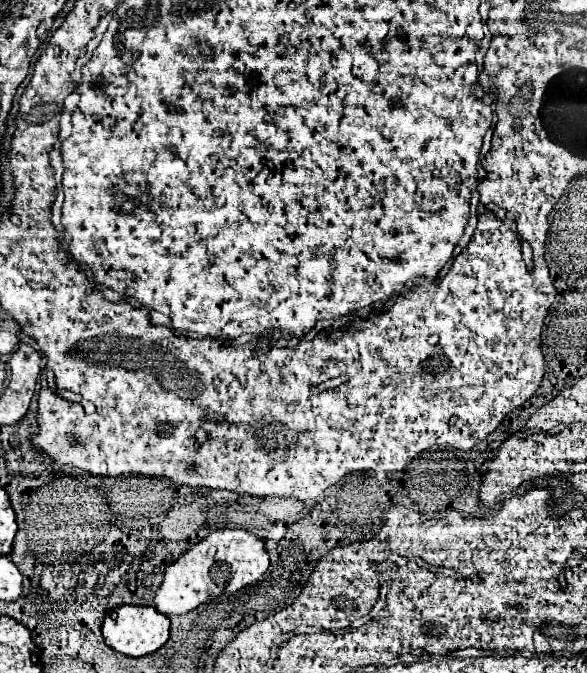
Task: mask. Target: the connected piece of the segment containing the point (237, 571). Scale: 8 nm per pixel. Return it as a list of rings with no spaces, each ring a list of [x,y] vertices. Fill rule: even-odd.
[[[217,529],[209,533],[199,543],[191,545],[187,551],[179,555],[177,561],[165,567],[163,583],[155,593],[155,609],[163,615],[183,615],[191,609],[199,607],[201,603],[221,595],[221,593],[237,593],[239,589],[257,583],[257,579],[267,571],[269,567],[269,551],[265,549],[265,541],[245,529]]]

